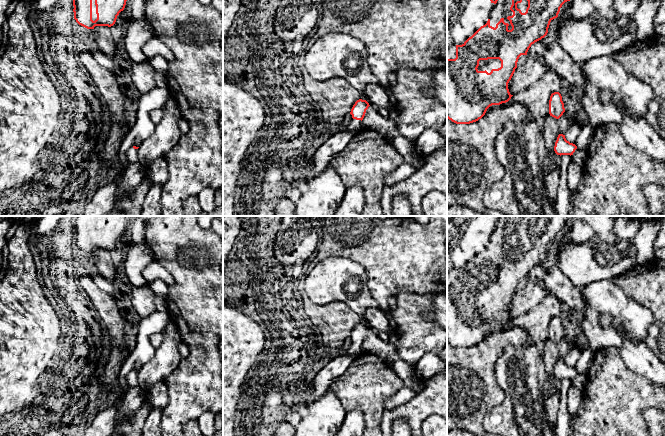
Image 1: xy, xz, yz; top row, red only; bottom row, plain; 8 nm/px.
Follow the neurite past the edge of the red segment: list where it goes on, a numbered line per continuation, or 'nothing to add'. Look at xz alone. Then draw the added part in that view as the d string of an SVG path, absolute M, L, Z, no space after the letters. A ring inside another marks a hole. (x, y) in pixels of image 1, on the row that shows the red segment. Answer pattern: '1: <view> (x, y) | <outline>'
1: xz (355, 125) | M352 119L351 123L346 126L346 130L358 131L358 130L361 130L361 127L362 127L361 120Z

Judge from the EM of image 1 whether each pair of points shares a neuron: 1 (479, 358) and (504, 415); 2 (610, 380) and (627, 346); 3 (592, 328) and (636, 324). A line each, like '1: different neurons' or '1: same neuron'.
1: different neurons
2: different neurons
3: same neuron

